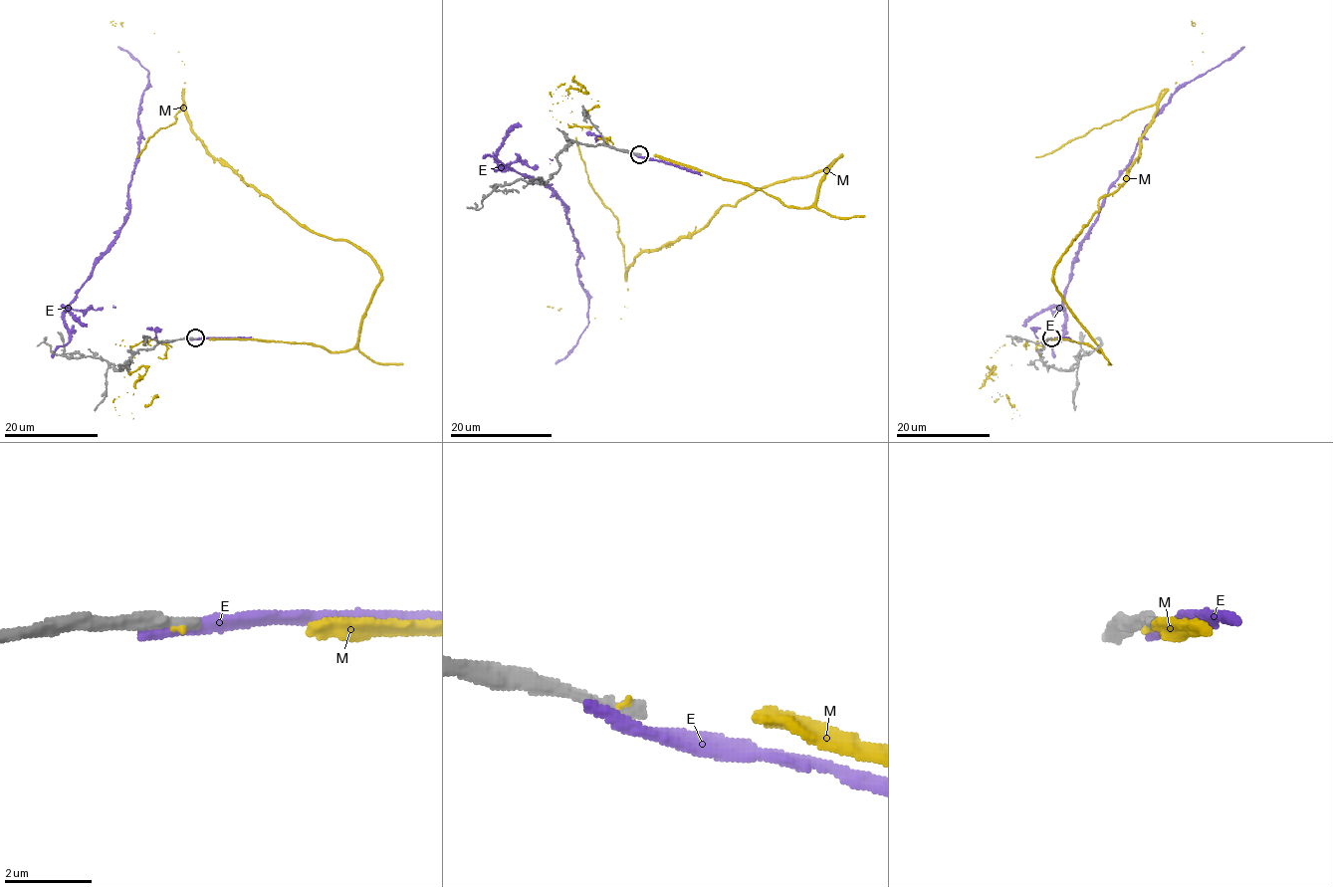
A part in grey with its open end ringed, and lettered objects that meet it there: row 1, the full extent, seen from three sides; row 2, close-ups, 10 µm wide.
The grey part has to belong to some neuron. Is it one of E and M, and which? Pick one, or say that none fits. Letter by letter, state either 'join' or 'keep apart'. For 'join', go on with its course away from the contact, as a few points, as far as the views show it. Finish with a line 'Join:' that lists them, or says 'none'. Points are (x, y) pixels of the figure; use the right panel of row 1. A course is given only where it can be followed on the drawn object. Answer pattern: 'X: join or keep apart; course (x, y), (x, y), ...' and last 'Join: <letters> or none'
E: keep apart
M: keep apart
Join: none

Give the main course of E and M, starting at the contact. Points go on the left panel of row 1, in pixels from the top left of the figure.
E: (192, 339), (164, 340), (112, 306), (70, 306), (126, 215), (138, 154), (138, 106), (147, 71), (117, 47)
M: (195, 339), (349, 351), (381, 269), (350, 243), (299, 226), (222, 165), (184, 110), (178, 51), (112, 21)

